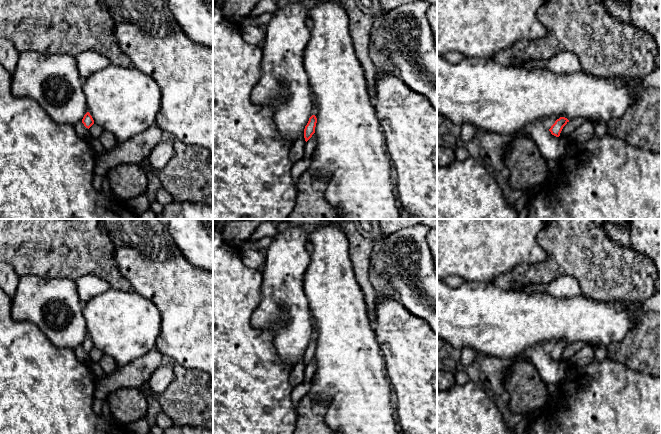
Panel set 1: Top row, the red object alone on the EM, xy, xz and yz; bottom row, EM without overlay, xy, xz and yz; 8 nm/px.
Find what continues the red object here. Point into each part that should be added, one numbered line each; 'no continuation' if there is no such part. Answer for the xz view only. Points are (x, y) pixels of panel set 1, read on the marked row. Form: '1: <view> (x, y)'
no continuation

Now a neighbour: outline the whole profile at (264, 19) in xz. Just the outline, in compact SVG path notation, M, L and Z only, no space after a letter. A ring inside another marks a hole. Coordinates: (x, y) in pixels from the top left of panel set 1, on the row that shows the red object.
M264 13L262 14L261 16L258 16L258 17L251 17L250 15L244 17L239 26L242 27L242 26L261 26L261 25L264 25L264 26L267 26L268 23L272 20L273 18L273 14L272 13Z

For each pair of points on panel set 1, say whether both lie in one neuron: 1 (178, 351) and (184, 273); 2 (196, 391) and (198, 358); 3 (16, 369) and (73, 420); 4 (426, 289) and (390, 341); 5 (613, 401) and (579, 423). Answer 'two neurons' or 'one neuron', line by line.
1: one neuron
2: two neurons
3: one neuron
4: two neurons
5: one neuron

